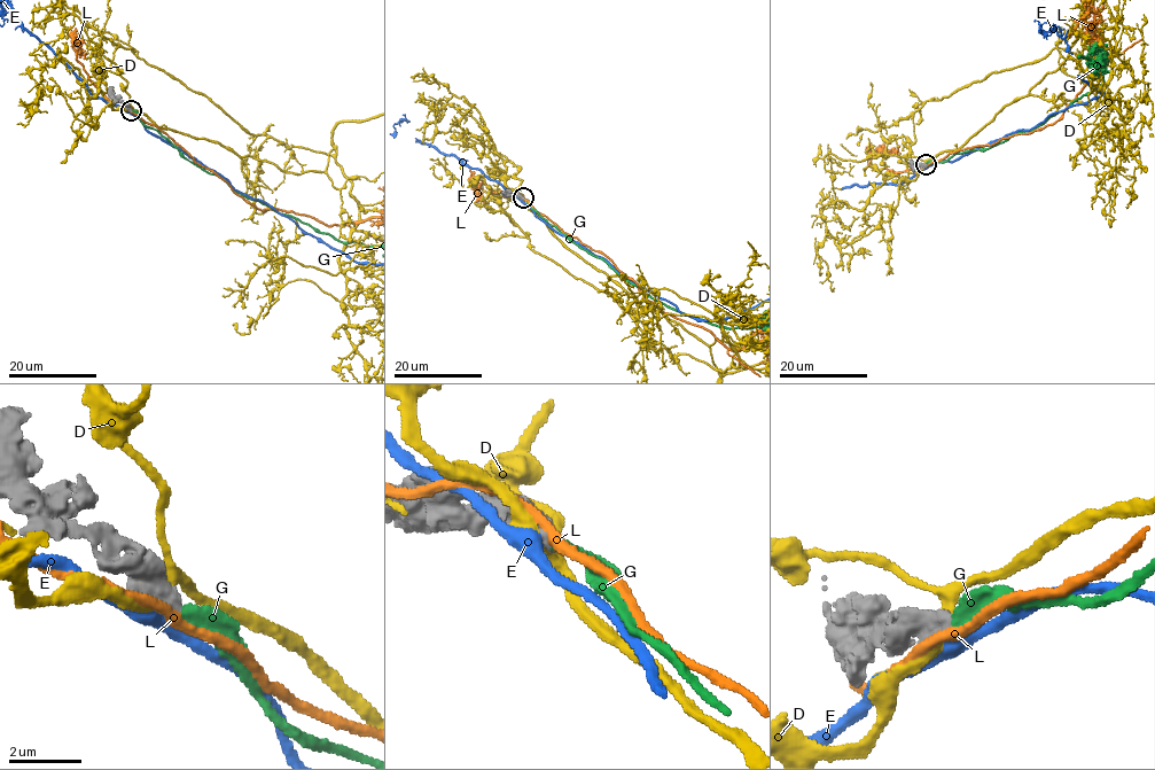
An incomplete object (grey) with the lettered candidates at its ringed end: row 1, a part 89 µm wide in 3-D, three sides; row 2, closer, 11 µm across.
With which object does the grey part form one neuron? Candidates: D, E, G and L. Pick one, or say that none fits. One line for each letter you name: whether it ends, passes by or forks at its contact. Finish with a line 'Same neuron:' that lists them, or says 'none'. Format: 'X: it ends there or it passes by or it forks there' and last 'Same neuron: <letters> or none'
G: it ends there
Same neuron: G

